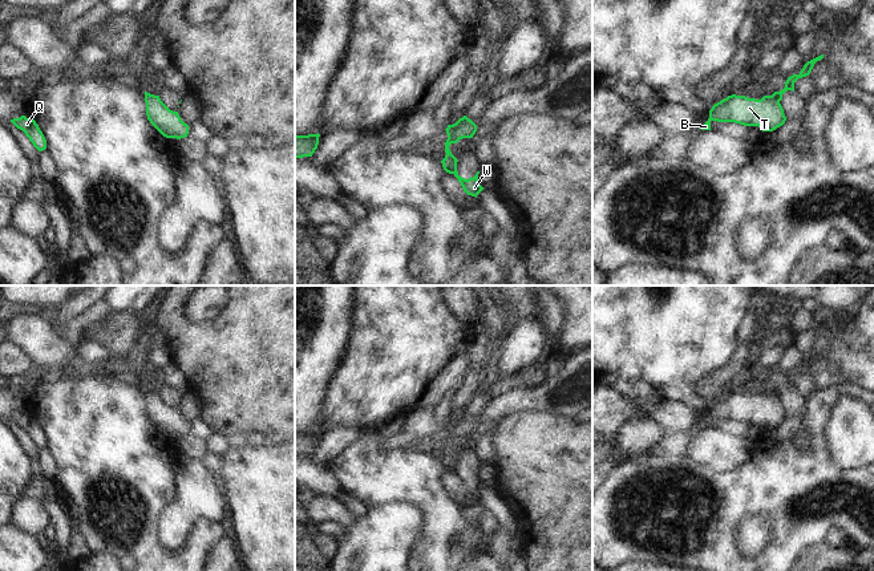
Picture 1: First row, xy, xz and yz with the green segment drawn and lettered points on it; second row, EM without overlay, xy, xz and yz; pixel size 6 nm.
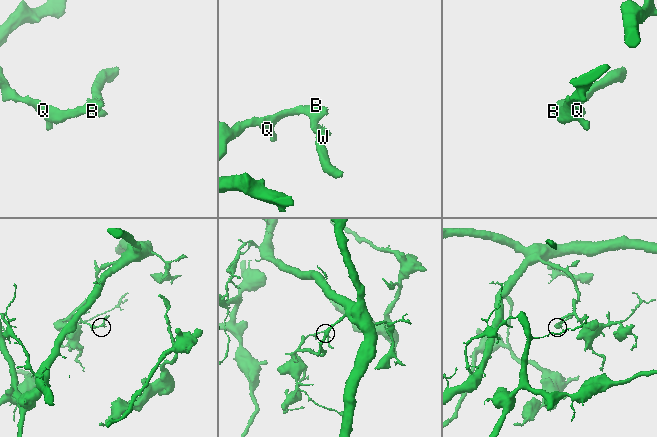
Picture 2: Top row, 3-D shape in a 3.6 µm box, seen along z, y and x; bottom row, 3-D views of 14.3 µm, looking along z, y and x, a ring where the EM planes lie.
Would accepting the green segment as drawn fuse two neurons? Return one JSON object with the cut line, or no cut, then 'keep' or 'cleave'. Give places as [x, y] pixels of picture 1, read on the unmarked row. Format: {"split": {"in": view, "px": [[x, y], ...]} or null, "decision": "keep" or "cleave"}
{"split": {"in": "yz", "px": [[768, 393], [779, 399]]}, "decision": "cleave"}

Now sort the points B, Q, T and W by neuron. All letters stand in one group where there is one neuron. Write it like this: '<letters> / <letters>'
B Q T / W

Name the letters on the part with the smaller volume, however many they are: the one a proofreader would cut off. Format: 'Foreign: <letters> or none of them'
Foreign: W

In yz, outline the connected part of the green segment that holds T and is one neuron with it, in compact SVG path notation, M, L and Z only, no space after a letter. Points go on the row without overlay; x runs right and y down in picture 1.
M732 392L712 404L701 428L711 428L712 418L758 424L762 429L773 429L785 421L786 414L780 398L769 393L756 397Z

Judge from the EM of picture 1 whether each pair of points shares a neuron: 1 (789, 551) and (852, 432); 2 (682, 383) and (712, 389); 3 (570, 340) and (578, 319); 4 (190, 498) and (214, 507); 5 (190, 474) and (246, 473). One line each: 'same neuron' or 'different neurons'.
1: different neurons
2: different neurons
3: same neuron
4: same neuron
5: different neurons

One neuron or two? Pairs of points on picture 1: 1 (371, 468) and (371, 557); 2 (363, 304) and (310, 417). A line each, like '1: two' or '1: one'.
1: two
2: two

